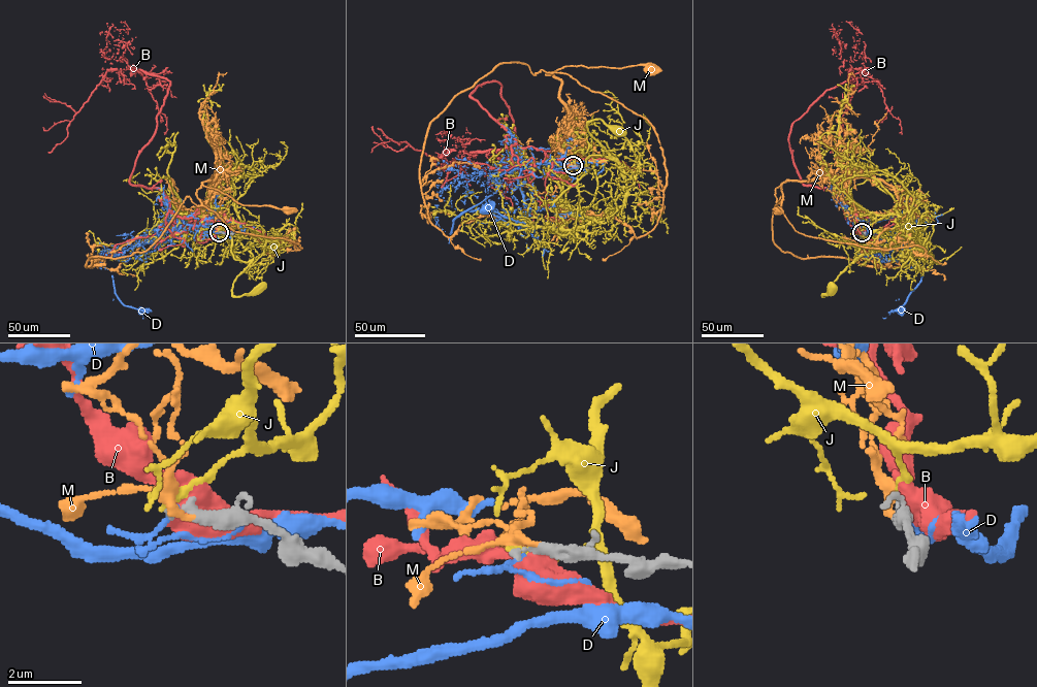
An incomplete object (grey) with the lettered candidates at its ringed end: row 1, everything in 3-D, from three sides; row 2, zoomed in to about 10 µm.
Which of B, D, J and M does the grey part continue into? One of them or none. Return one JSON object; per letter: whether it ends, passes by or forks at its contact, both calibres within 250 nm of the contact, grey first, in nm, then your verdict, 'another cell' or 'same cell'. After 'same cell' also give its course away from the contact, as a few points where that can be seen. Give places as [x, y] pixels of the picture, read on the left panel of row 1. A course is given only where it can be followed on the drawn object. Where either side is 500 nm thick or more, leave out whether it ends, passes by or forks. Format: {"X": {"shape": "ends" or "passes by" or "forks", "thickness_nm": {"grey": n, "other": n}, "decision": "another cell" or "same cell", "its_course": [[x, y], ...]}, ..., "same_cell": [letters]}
{"B": {"thickness_nm": {"grey": 360, "other": 600}, "decision": "another cell"}, "D": {"shape": "passes by", "thickness_nm": {"grey": 280, "other": 80}, "decision": "another cell"}, "J": {"shape": "ends", "thickness_nm": {"grey": 260, "other": 170}, "decision": "another cell"}, "M": {"shape": "ends", "thickness_nm": {"grey": 400, "other": 260}, "decision": "same cell", "its_course": [[219, 231], [217, 217], [206, 204], [214, 194], [215, 175], [202, 184], [242, 204], [287, 209]]}, "same_cell": ["M"]}

